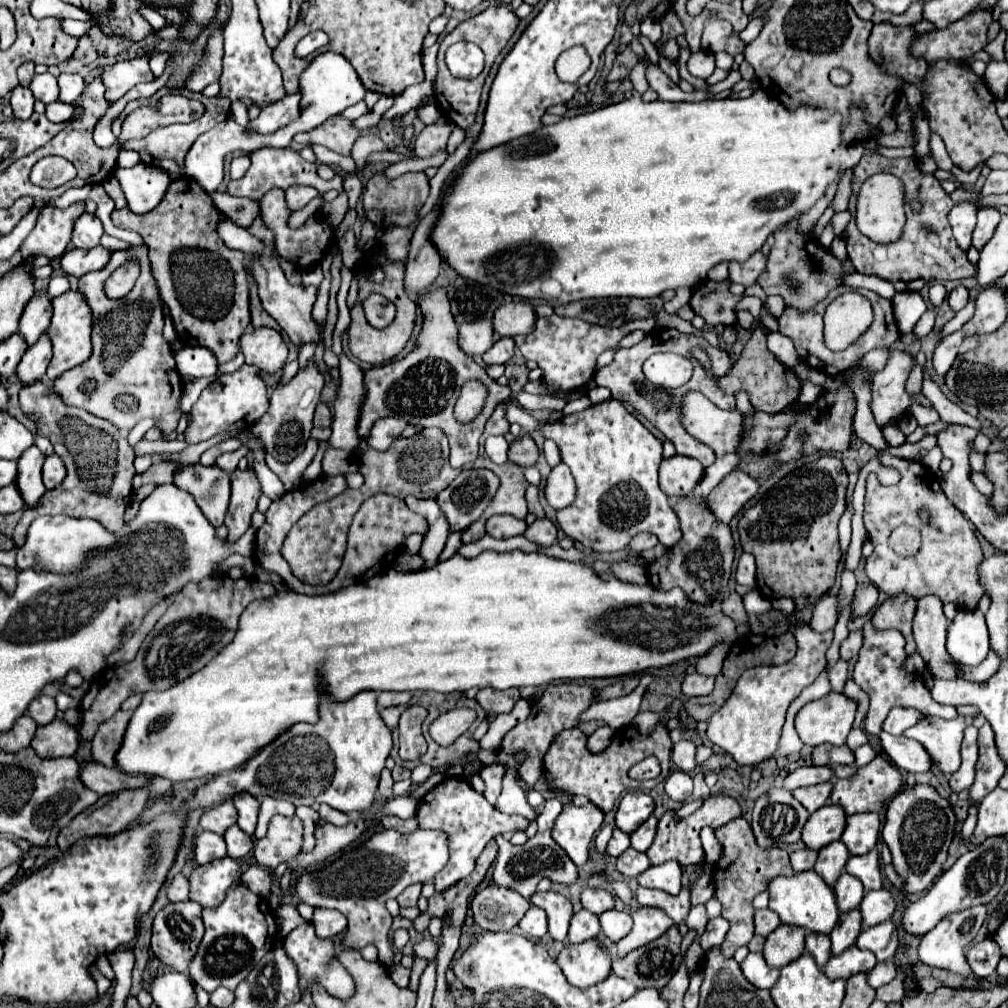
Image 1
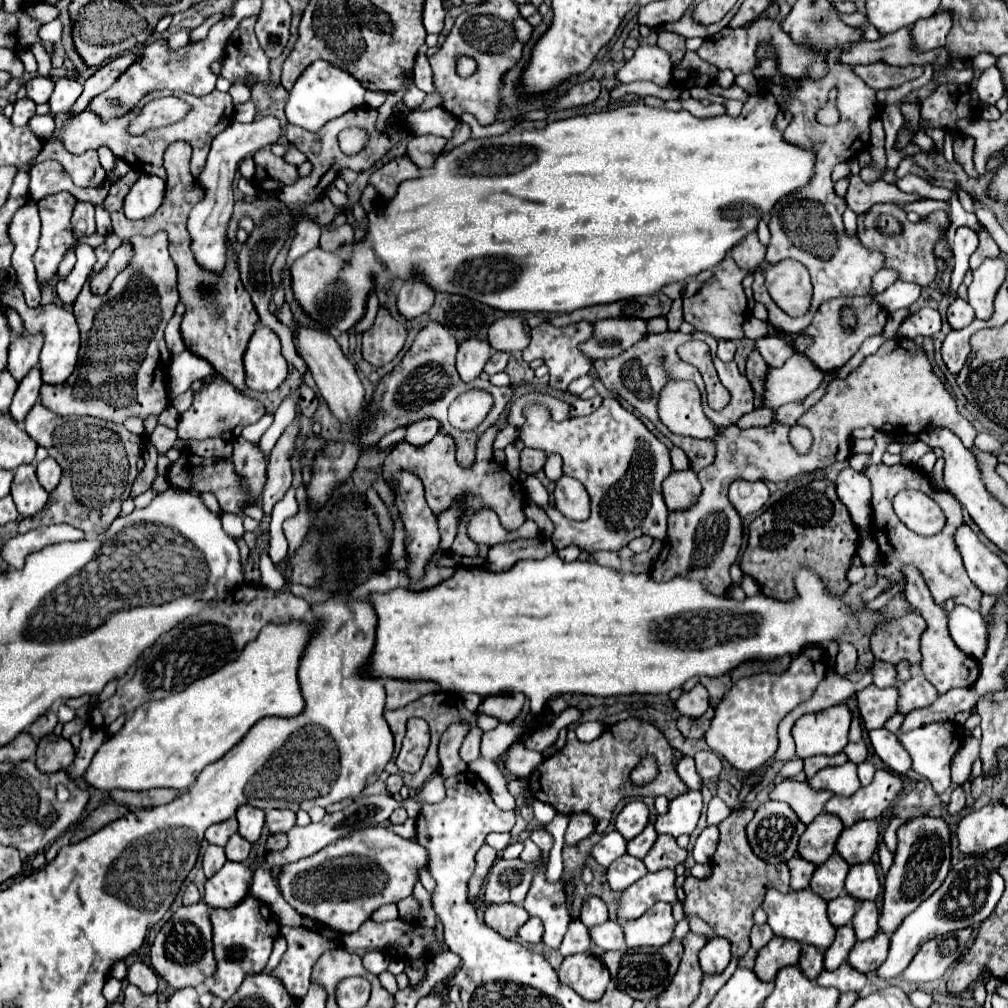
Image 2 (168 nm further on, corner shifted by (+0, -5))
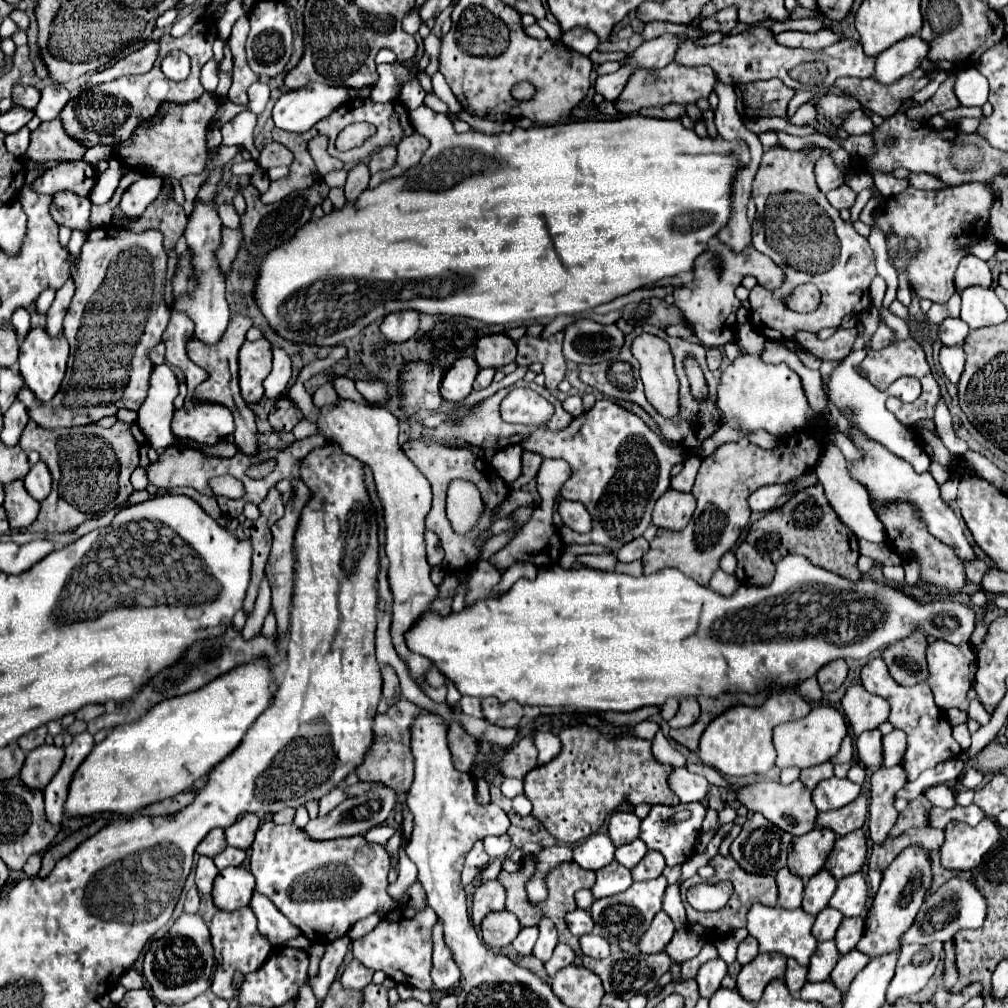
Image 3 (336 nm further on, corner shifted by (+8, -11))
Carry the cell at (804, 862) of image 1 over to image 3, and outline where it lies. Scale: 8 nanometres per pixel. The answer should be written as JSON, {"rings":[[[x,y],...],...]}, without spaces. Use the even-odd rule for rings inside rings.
{"rings":[[[781,868],[775,876],[777,880],[777,888],[779,888],[779,906],[781,908],[799,908],[801,906],[801,898],[803,898],[803,880],[793,876],[789,872],[789,868]]]}

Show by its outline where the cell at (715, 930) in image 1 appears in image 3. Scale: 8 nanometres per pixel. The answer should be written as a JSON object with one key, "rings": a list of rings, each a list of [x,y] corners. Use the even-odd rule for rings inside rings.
{"rings":[[[715,958],[707,964],[703,964],[695,978],[699,984],[699,994],[703,998],[711,998],[717,992],[717,988],[721,986],[721,980],[725,974],[727,974],[727,964],[721,958]]]}

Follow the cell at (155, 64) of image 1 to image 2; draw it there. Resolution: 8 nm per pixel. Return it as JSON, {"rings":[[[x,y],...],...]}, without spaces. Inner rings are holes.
{"rings":[[[179,30],[179,32],[175,32],[175,34],[171,34],[169,36],[169,48],[171,50],[179,50],[179,48],[183,48],[187,42],[189,42],[189,32],[191,30]]]}

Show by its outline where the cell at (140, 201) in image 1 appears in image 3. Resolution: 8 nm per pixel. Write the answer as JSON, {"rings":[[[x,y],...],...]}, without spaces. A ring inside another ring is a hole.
{"rings":[[[141,176],[135,184],[131,184],[125,190],[119,206],[127,218],[139,218],[145,212],[145,208],[159,196],[161,188],[163,188],[163,180]]]}

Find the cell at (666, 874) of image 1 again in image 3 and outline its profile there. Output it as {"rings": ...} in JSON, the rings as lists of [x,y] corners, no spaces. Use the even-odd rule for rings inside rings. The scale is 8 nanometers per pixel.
{"rings":[[[659,876],[655,880],[635,882],[631,888],[627,888],[621,894],[595,900],[591,906],[595,932],[599,932],[611,946],[617,946],[621,950],[635,948],[639,944],[641,936],[645,934],[645,930],[649,928],[653,916],[661,910],[661,900],[663,900],[665,888],[667,888],[667,880],[663,876]]]}

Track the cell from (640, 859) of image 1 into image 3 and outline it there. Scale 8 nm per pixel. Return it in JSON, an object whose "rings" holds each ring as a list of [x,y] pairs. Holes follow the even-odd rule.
{"rings":[[[611,862],[609,866],[603,866],[601,870],[597,870],[597,882],[591,888],[591,892],[599,900],[605,896],[619,894],[625,888],[629,888],[631,884],[633,884],[633,880],[631,880],[629,868],[621,866],[619,862]]]}

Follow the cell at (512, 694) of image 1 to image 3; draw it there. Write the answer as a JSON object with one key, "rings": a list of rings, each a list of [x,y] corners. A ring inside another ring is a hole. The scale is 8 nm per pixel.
{"rings":[[[485,698],[483,700],[483,714],[491,724],[497,726],[511,726],[517,728],[523,718],[523,706],[519,702],[499,702],[497,698]]]}

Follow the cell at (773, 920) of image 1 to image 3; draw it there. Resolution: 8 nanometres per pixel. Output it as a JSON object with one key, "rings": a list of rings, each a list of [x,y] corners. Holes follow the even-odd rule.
{"rings":[[[747,936],[739,948],[737,948],[737,962],[743,966],[743,964],[749,964],[755,956],[757,956],[757,940],[753,936]]]}

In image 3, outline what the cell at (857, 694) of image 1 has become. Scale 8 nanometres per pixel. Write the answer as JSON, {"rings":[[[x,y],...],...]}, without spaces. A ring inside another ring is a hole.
{"rings":[[[847,736],[841,744],[841,750],[837,756],[831,758],[833,764],[843,764],[843,762],[853,762],[853,744],[851,744],[851,738]]]}

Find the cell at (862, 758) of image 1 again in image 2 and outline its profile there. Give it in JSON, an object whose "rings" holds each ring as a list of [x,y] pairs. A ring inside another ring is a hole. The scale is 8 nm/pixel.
{"rings":[[[849,760],[843,766],[829,766],[819,770],[813,778],[807,778],[807,784],[815,790],[831,790],[839,796],[851,796],[859,790],[857,764]]]}

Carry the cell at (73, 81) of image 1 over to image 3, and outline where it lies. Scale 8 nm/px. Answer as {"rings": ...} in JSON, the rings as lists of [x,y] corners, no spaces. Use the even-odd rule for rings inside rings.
{"rings":[[[51,84],[41,90],[41,100],[35,108],[35,116],[39,120],[53,120],[59,116],[61,108],[69,102],[69,92],[61,84]]]}

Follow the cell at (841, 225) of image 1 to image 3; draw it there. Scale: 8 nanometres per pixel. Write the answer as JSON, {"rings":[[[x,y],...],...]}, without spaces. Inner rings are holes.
{"rings":[[[843,184],[843,186],[827,192],[825,196],[827,196],[827,200],[829,200],[831,206],[835,206],[837,210],[841,210],[841,208],[851,208],[855,204],[855,196],[857,194],[847,184]]]}

